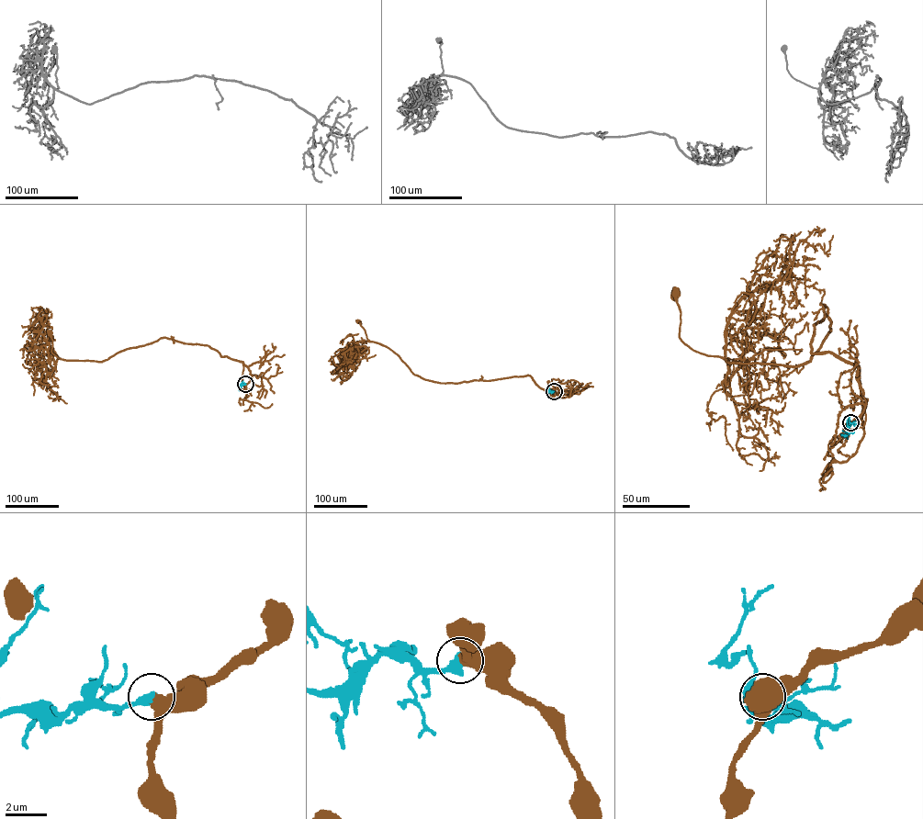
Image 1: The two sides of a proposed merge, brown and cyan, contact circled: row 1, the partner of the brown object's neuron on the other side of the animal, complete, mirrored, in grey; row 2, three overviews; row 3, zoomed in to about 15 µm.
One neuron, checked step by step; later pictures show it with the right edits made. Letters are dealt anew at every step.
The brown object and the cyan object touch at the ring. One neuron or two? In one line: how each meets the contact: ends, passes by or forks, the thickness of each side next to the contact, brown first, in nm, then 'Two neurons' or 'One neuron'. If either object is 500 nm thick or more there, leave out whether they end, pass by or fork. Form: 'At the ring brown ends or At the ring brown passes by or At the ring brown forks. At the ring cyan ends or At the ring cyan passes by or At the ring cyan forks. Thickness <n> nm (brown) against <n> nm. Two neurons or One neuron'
Thickness 400 nm (brown) against 500 nm. Two neurons

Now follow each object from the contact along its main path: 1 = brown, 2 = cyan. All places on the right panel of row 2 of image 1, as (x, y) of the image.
1: (850, 422), (859, 368), (812, 352), (825, 306), (809, 361), (730, 363), (681, 341), (676, 292)
2: (850, 422), (849, 433), (841, 435)

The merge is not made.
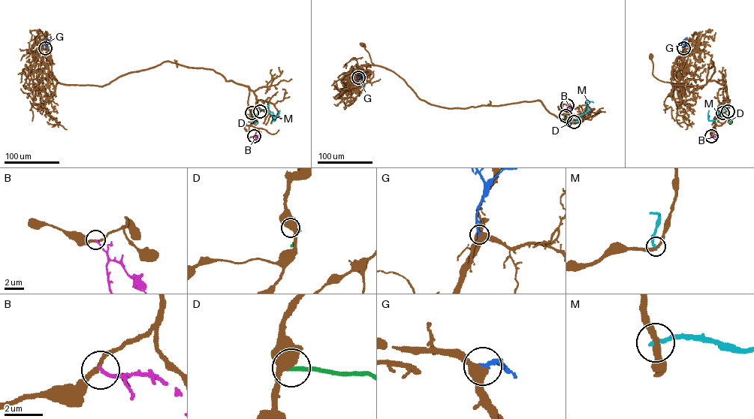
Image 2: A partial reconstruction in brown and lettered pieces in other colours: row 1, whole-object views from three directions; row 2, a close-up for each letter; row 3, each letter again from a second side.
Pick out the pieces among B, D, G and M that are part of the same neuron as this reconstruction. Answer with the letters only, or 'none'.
G

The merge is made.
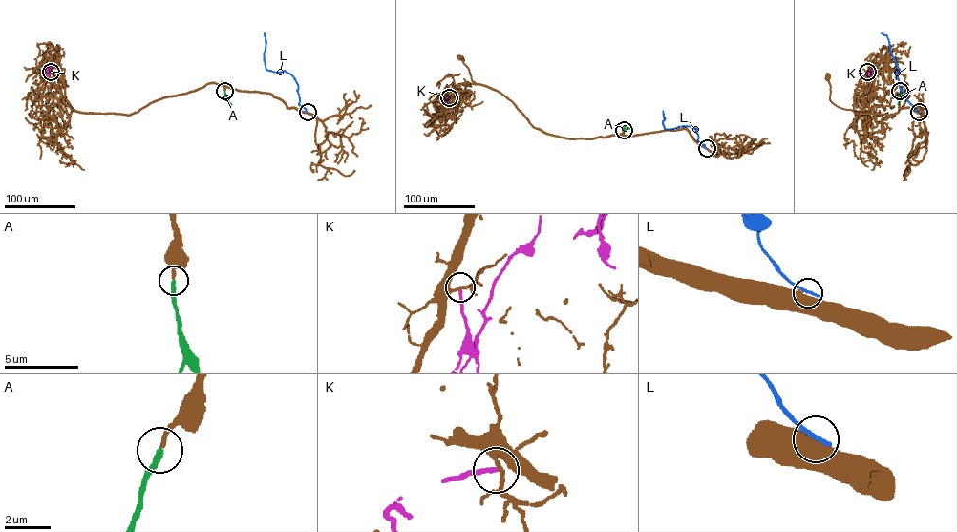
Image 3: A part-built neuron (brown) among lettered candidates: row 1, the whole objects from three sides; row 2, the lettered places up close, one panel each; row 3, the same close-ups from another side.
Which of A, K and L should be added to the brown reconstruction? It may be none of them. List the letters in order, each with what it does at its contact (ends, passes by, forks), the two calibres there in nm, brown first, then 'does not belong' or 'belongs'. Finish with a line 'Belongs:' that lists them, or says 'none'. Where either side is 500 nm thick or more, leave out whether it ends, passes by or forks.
A: it ends there; 190 nm thick on the brown side, 240 nm on the other; belongs
K: it ends there; 180 nm thick on the brown side, 190 nm on the other; does not belong
L: 750 nm thick on the brown side, 200 nm on the other; does not belong
Belongs: A

